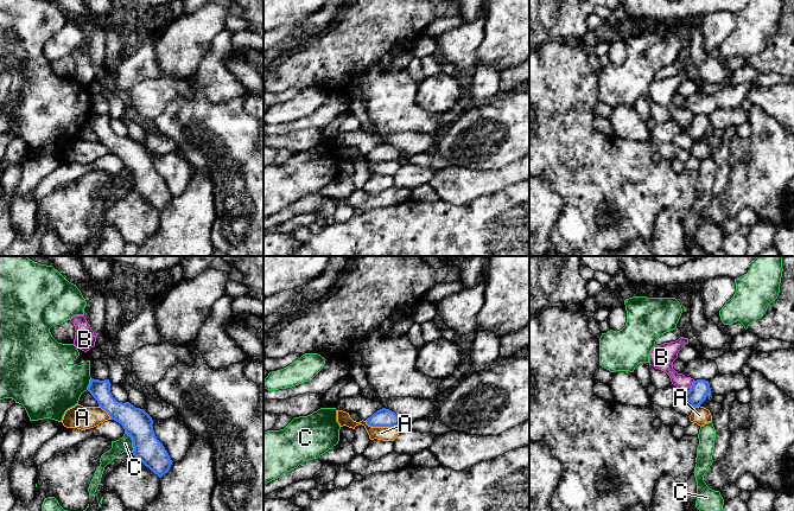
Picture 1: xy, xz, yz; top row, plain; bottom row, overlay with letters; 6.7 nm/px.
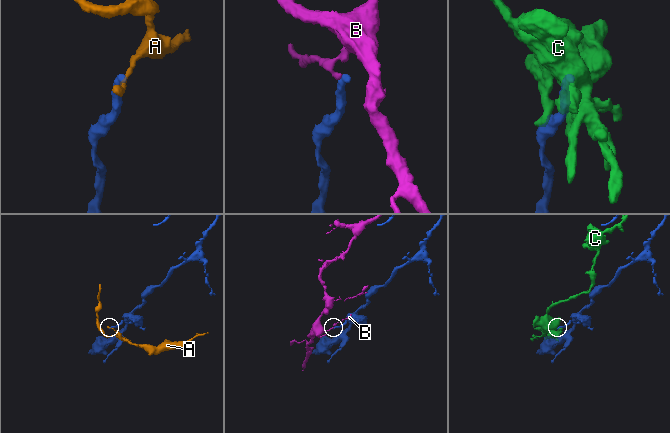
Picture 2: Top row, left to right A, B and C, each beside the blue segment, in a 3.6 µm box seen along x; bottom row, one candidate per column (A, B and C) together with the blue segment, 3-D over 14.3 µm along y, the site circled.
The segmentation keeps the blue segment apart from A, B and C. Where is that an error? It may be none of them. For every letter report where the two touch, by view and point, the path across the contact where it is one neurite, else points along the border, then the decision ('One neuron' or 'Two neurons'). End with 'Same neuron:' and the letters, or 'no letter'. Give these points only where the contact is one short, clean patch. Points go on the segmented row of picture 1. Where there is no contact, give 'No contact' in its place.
A: Touches blue at xz (382, 426). Boundary: xz (364, 421), (370, 426), (399, 427). Two neurons
B: Touches blue at yz (691, 388). Boundary: yz (694, 381), (692, 387), (685, 393). Two neurons
C: Touches blue at xy (133, 441). Two neurons
Same neuron: no letter

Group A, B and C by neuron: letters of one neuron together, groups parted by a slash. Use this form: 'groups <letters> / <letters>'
groups A / B / C

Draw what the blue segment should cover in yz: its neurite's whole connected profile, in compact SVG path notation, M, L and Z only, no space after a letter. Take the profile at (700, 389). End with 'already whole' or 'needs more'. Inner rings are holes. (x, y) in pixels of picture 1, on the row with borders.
M697 379L690 391L686 392L685 398L691 403L693 408L699 407L709 394L711 394L709 381Z; already whole

